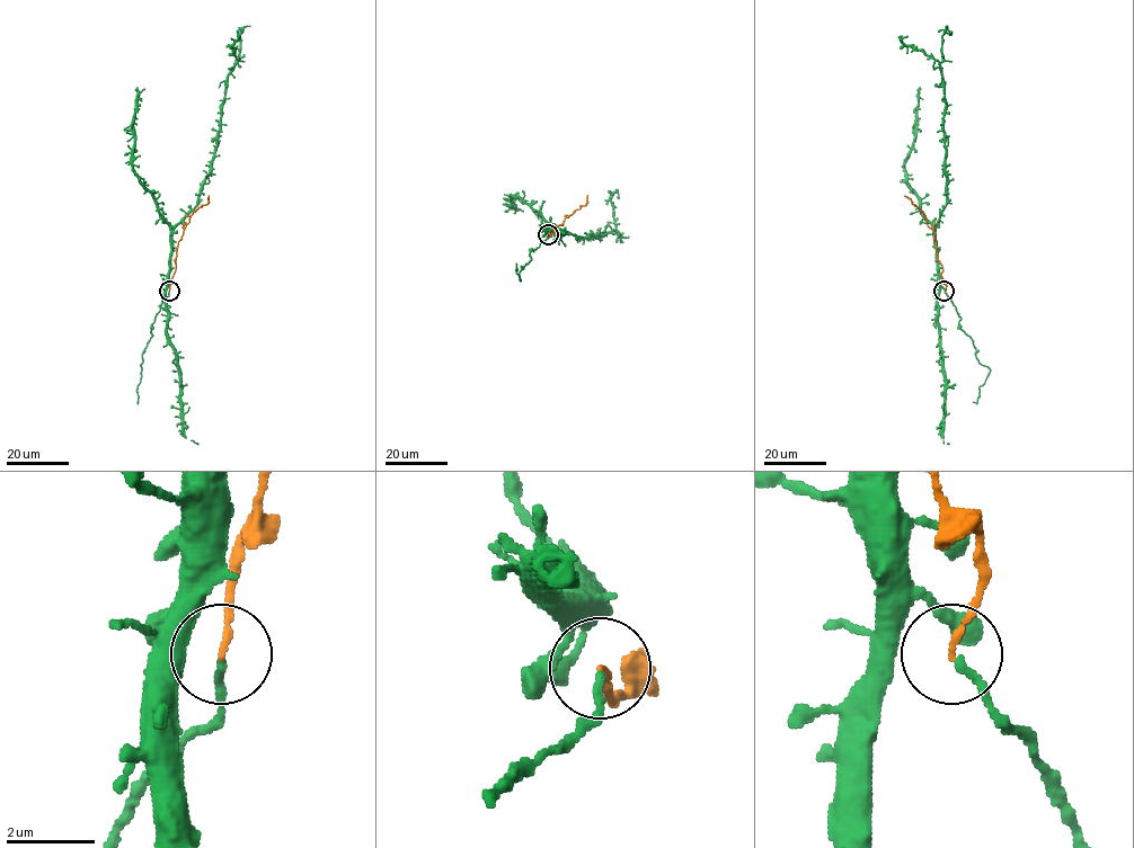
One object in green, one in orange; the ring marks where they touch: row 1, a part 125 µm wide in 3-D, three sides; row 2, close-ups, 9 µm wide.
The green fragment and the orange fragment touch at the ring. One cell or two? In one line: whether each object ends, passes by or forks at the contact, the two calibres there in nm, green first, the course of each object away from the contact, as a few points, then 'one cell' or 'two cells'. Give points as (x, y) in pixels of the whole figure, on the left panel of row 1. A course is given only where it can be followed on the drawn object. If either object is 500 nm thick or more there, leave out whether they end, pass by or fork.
green passes by | orange ends | 130/130 nm | green via (168, 291), (171, 230), (196, 204), (210, 170), (224, 81), (237, 61), (232, 45), (239, 36) | orange via (168, 291), (177, 246), (192, 214), (207, 203), (209, 195) | one cell

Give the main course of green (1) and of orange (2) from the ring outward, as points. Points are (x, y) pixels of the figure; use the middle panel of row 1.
1: (547, 235), (545, 233), (550, 226), (575, 237), (610, 232), (616, 228), (611, 197), (616, 192), (618, 198)
2: (547, 234), (555, 233), (556, 226), (586, 203), (587, 195)

